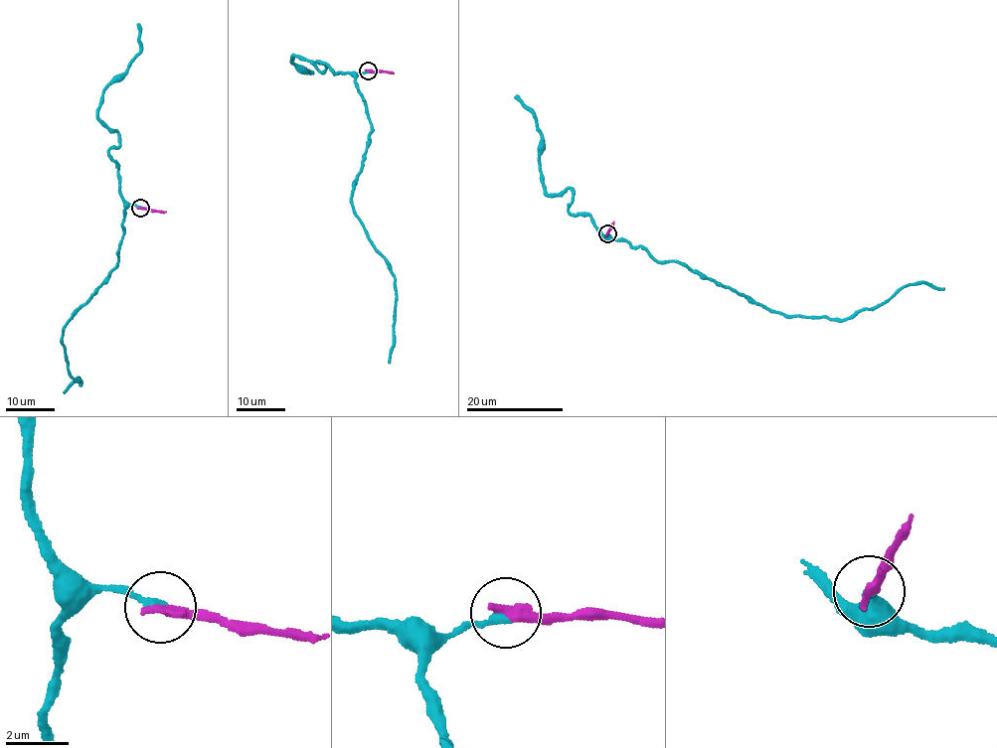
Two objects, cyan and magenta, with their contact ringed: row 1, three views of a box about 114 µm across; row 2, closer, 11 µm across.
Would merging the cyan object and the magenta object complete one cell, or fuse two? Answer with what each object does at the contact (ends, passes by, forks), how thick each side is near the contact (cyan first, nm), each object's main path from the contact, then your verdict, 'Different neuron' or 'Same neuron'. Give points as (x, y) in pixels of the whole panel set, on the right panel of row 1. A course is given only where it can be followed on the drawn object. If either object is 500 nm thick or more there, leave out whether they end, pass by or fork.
At the ring cyan ends. At the ring magenta ends. Thickness 280 nm (cyan) against 360 nm. Course of cyan: (607, 232), (644, 247), (658, 261), (686, 265), (783, 314), (837, 320), (875, 309), (912, 284), (944, 290). Course of magenta: (607, 232), (613, 221). Different neuron

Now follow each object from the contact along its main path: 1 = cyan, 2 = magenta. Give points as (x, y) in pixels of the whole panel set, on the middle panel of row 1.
1: (368, 72), (355, 80), (372, 131), (351, 200), (370, 241), (387, 262), (394, 277), (396, 292), (389, 362)
2: (368, 72), (394, 74)

